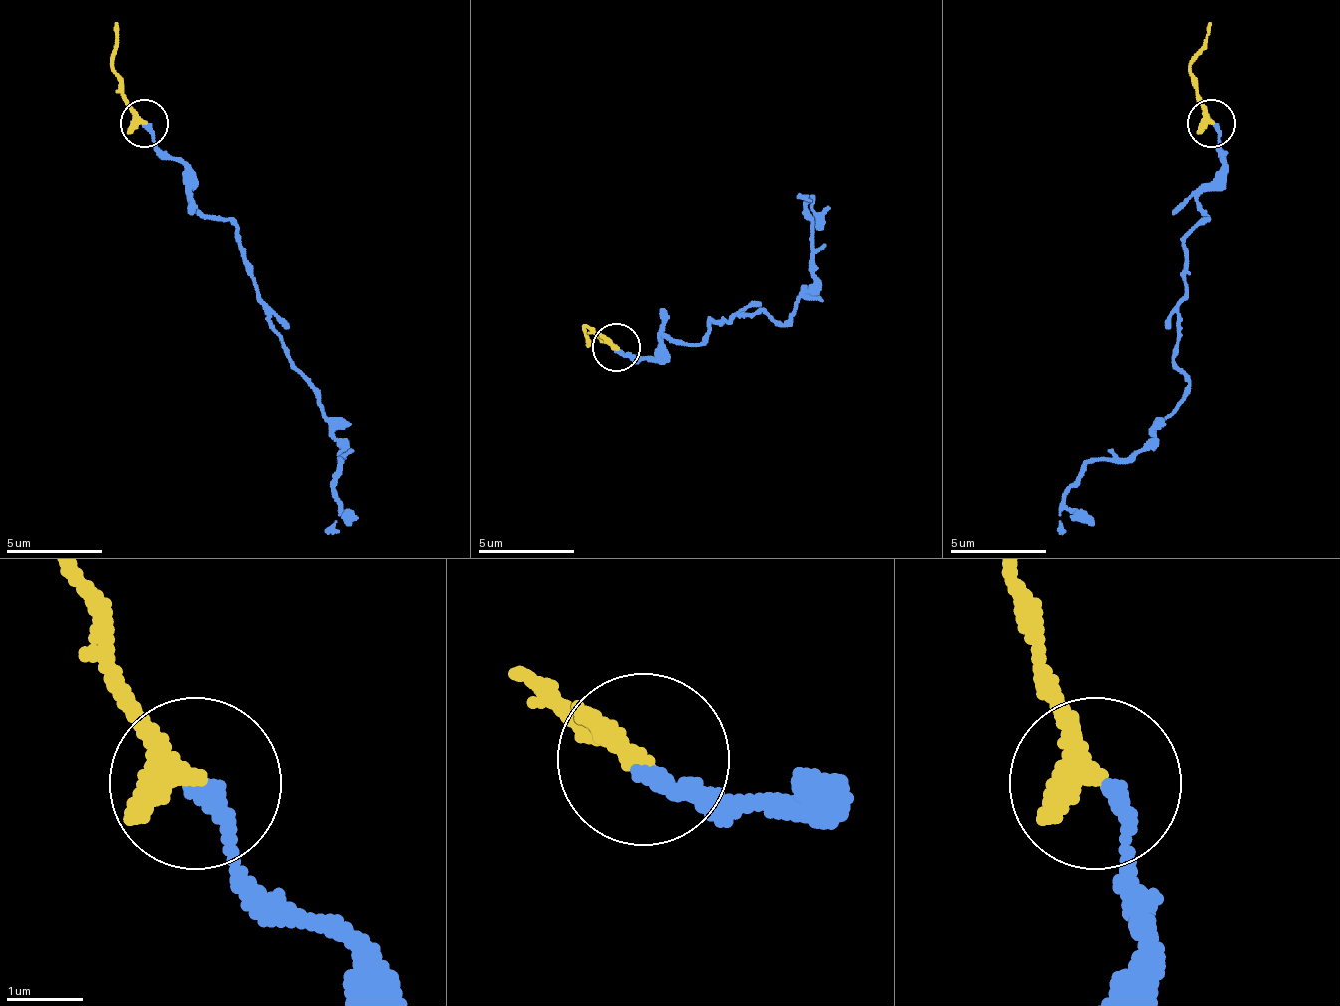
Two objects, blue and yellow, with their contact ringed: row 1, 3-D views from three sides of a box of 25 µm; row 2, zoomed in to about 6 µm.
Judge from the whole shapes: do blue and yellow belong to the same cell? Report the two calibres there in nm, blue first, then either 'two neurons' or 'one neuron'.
200/360 nm | one neuron

